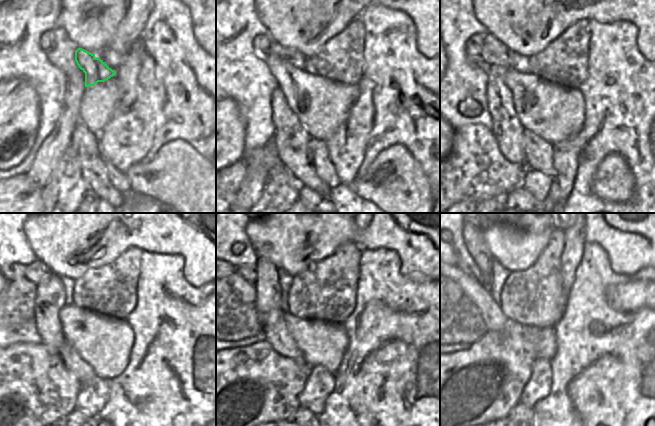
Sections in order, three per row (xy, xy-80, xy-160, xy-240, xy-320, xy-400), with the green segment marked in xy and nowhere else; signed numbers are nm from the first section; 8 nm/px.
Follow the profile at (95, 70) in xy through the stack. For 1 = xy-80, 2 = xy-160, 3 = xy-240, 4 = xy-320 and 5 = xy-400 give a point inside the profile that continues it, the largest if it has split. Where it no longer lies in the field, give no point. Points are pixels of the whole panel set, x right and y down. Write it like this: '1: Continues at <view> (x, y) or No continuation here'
1: Continues at xy-80 (291, 55)
2: Continues at xy-160 (493, 51)
3: Continues at xy-240 (35, 272)
4: Continues at xy-320 (248, 272)
5: Continues at xy-400 (462, 266)

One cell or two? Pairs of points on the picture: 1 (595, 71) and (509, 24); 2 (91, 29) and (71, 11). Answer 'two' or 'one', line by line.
1: two
2: one

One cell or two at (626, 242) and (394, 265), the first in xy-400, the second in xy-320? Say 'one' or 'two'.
two

